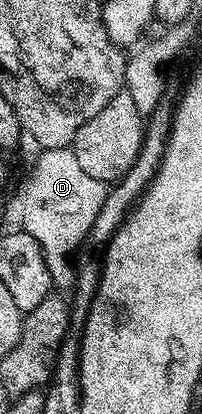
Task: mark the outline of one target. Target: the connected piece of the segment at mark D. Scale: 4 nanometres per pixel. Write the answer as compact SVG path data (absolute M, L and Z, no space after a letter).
M71 146L50 147L39 152L36 164L32 167L32 180L28 183L28 188L24 191L24 204L20 207L20 219L23 230L28 231L38 241L42 253L46 257L46 263L52 274L53 284L57 288L71 288L76 281L76 268L72 254L79 249L87 240L88 231L94 225L98 217L98 209L106 201L109 188L94 177L88 176L82 168L78 166L78 157L74 157Z

